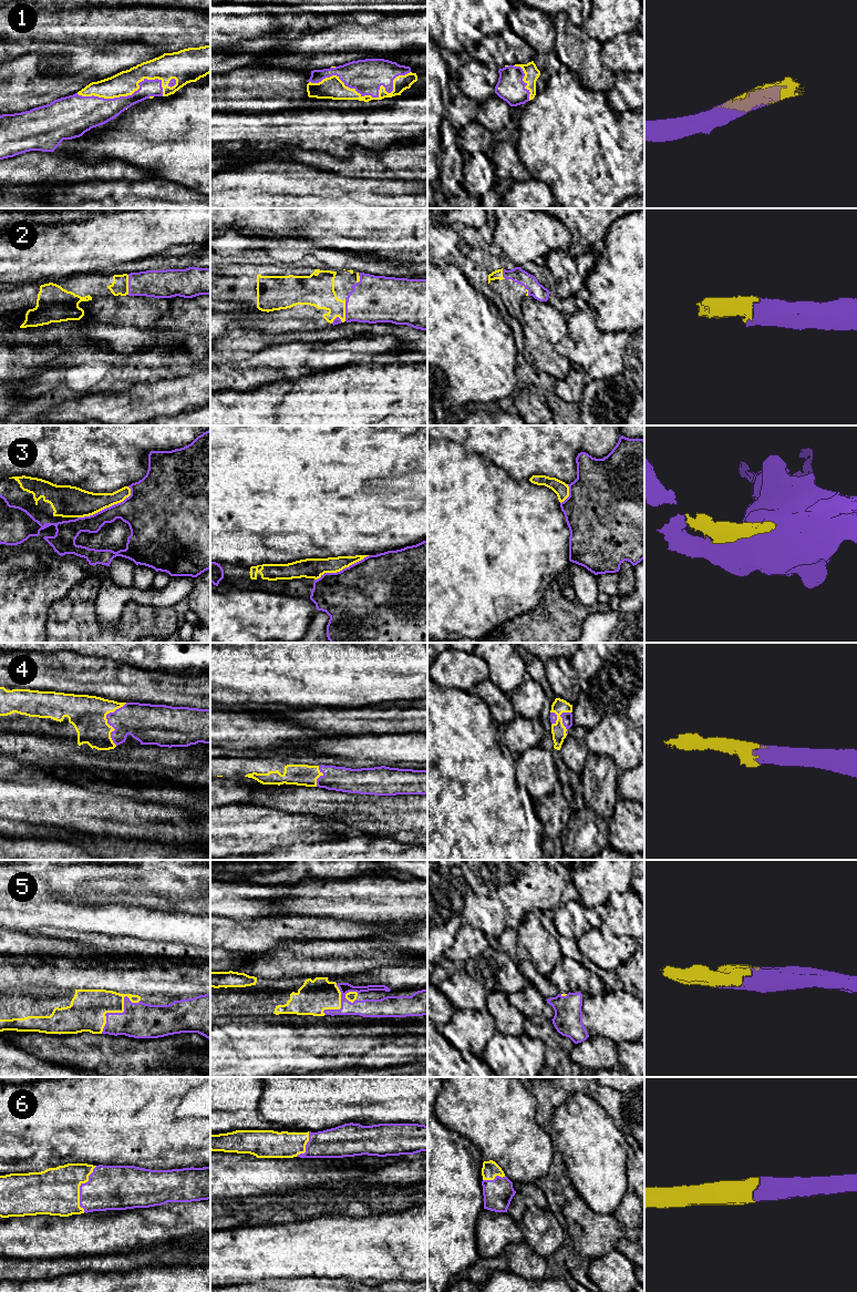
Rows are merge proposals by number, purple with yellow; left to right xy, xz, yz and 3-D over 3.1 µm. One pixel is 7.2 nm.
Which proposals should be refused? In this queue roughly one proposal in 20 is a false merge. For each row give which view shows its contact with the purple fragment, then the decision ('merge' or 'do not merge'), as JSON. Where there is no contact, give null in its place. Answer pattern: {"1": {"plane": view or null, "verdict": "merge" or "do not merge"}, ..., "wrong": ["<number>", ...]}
{"1": {"plane": "xz", "verdict": "merge"}, "2": {"plane": "xy", "verdict": "merge"}, "3": {"plane": "xy", "verdict": "merge"}, "4": {"plane": "xy", "verdict": "merge"}, "5": {"plane": "xy", "verdict": "merge"}, "6": {"plane": "xy", "verdict": "merge"}, "wrong": []}

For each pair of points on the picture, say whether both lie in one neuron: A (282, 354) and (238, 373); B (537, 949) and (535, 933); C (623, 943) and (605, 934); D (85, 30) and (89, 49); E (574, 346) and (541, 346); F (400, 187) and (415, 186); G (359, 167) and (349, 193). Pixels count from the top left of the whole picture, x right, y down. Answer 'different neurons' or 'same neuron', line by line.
A: same neuron
B: same neuron
C: same neuron
D: different neurons
E: different neurons
F: same neuron
G: different neurons

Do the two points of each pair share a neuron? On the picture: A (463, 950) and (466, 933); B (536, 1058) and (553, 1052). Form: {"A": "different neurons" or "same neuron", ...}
{"A": "same neuron", "B": "different neurons"}

